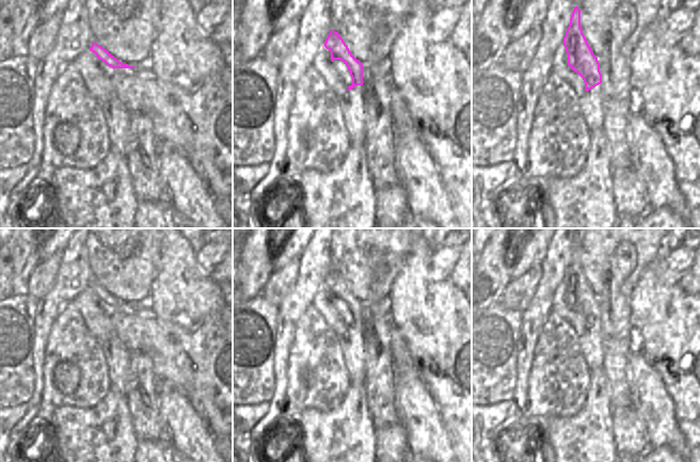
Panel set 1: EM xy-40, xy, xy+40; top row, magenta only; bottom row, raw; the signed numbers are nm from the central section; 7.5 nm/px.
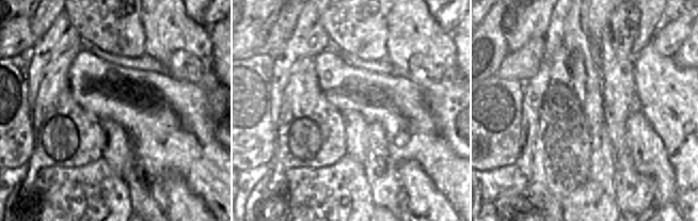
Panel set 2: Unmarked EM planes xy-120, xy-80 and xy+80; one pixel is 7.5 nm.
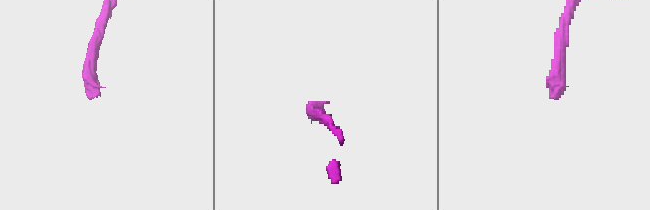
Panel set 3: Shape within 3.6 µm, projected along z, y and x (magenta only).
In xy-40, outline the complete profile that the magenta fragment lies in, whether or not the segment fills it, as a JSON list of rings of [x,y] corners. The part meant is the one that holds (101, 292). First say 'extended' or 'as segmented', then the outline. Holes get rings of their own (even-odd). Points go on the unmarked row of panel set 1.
extended | [[[92,282],[89,291],[73,300],[90,333],[98,340],[107,362],[112,391],[128,392],[128,355],[130,351],[115,334],[111,317],[117,307],[136,307],[120,301],[107,288]]]

